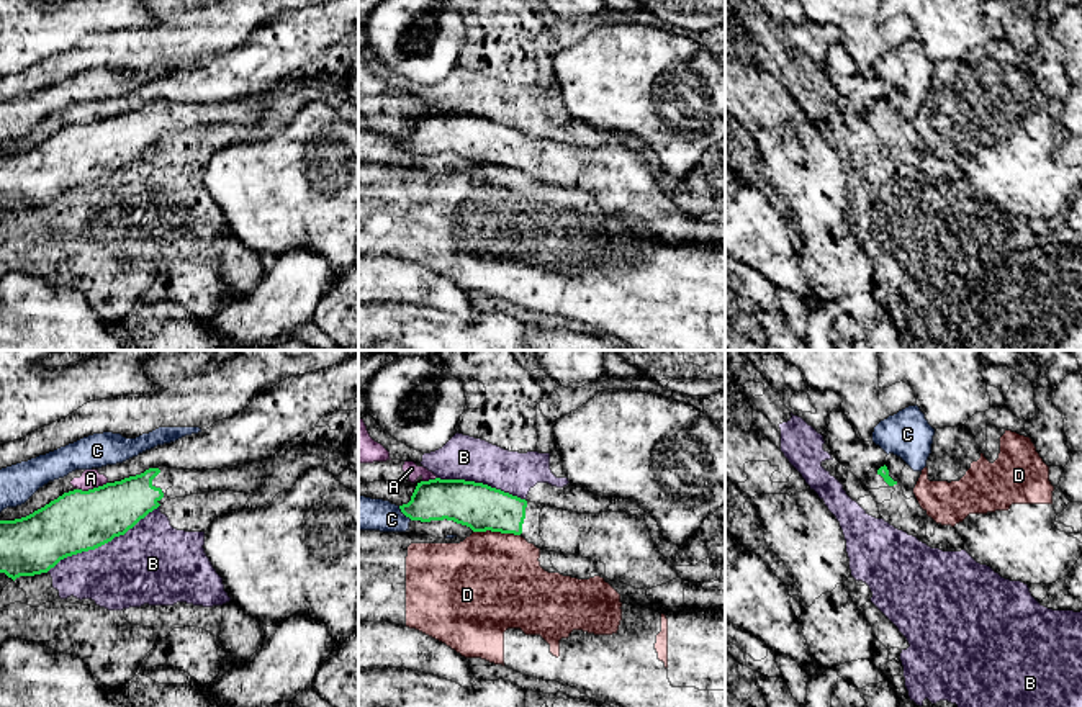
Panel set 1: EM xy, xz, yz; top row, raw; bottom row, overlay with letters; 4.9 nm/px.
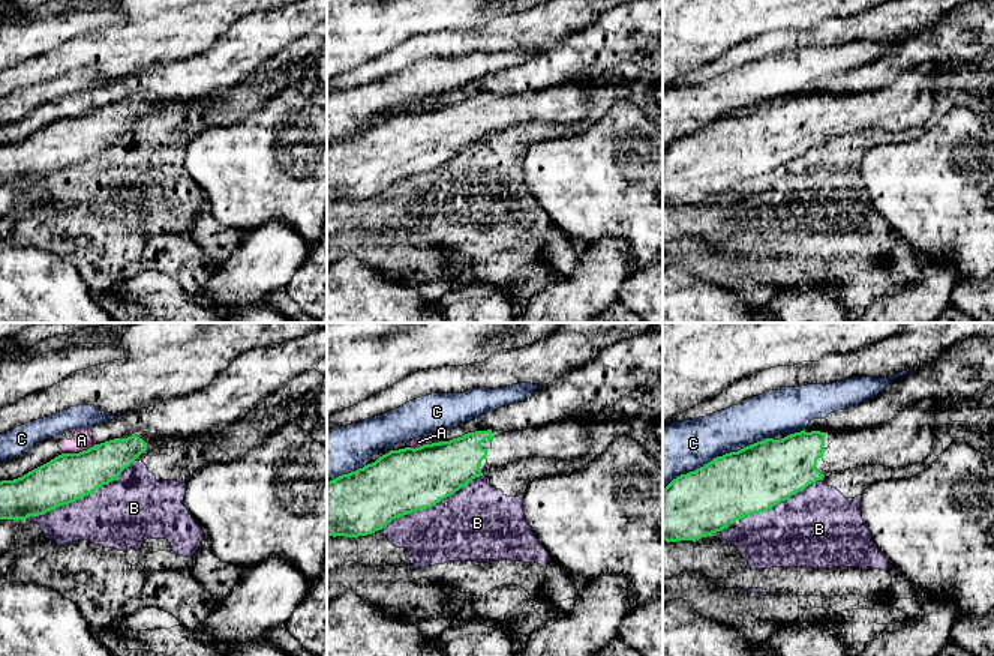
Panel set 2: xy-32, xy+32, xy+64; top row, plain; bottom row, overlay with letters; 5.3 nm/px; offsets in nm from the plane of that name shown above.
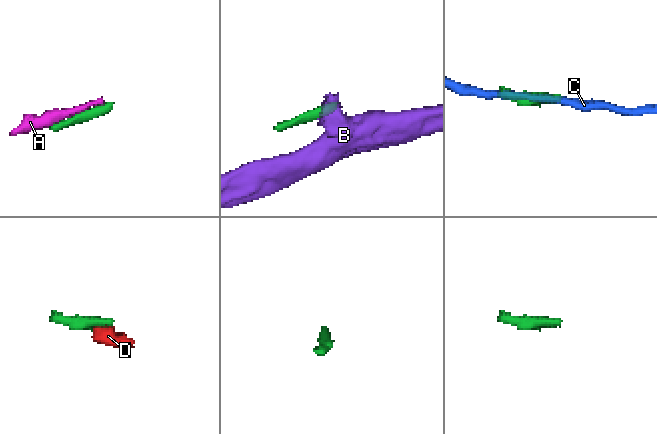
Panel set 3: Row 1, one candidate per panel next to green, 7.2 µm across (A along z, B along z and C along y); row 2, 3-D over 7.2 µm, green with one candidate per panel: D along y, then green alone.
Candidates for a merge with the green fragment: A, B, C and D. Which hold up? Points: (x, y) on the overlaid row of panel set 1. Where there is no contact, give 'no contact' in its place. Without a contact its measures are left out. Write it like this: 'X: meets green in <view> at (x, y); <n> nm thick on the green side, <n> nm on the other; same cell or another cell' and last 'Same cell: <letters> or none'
A: meets green in xy at (94, 488); 300 nm thick on the green side, 100 nm on the other; another cell
B: meets green in xy at (102, 544); 300 nm thick on the green side, 380 nm on the other; another cell
C: meets green in xz at (405, 514); 200 nm thick on the green side, 170 nm on the other; another cell
D: meets green in xz at (496, 531); 220 nm thick on the green side, 480 nm on the other; another cell
Same cell: none

